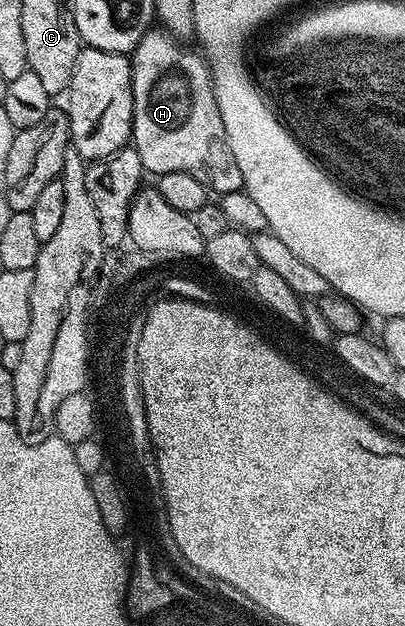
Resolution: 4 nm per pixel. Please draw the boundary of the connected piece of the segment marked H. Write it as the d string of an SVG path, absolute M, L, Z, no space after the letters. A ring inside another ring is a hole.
M152 27L129 54L133 95L133 148L137 155L141 155L141 163L148 174L185 171L185 175L193 175L193 179L197 179L197 183L204 185L212 194L238 193L243 189L241 167L237 167L237 159L233 159L233 151L225 135L225 123L221 123L221 111L217 111L211 70L207 68L206 60L196 50L195 53L180 38L162 28Z

